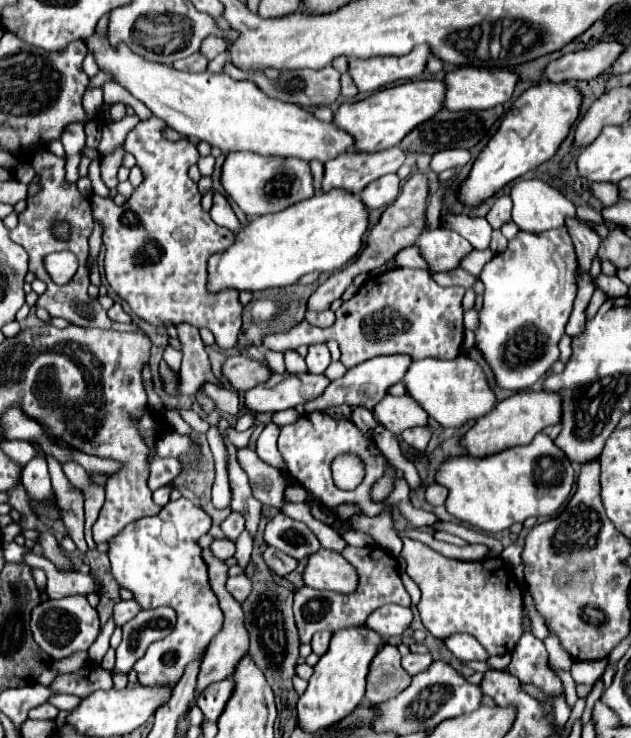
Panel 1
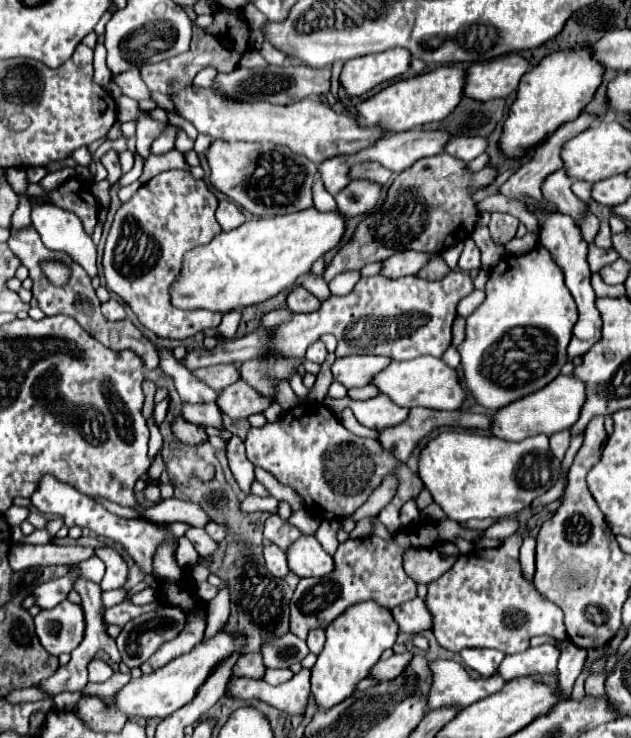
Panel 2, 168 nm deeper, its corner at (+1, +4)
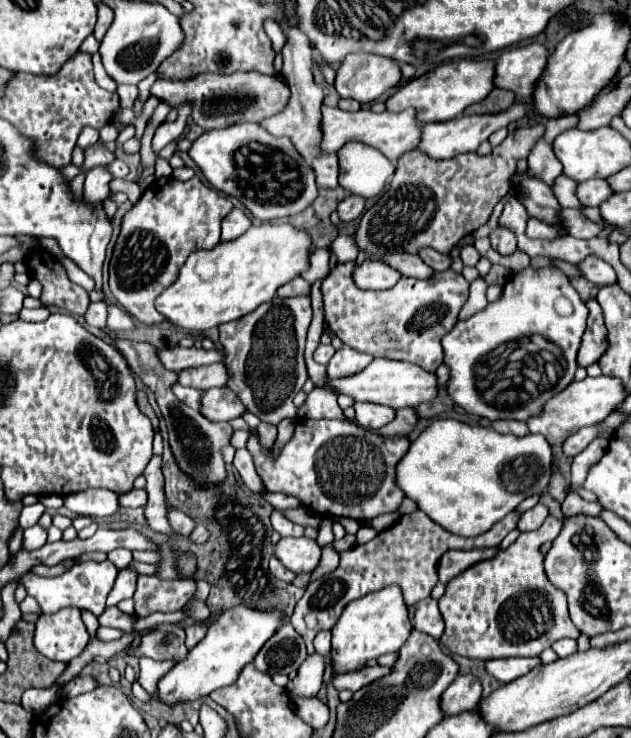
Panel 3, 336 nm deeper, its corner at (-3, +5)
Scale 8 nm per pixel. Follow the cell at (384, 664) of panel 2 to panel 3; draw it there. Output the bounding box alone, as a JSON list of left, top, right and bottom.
[332,665,390,693]

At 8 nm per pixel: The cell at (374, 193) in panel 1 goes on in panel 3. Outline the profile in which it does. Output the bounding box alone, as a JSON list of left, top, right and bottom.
[338,195,364,223]

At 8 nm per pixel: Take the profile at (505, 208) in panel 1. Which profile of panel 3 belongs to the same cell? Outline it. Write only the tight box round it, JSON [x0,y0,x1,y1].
[490,227,516,255]

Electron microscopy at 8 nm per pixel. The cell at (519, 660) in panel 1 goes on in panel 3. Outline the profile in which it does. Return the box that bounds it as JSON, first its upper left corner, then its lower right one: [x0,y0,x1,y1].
[552,638,577,658]

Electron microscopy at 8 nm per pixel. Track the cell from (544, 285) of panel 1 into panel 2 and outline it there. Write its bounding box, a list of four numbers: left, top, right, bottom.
[458,246,578,412]

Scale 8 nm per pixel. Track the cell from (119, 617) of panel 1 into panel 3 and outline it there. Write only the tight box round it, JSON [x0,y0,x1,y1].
[98,607,134,633]

